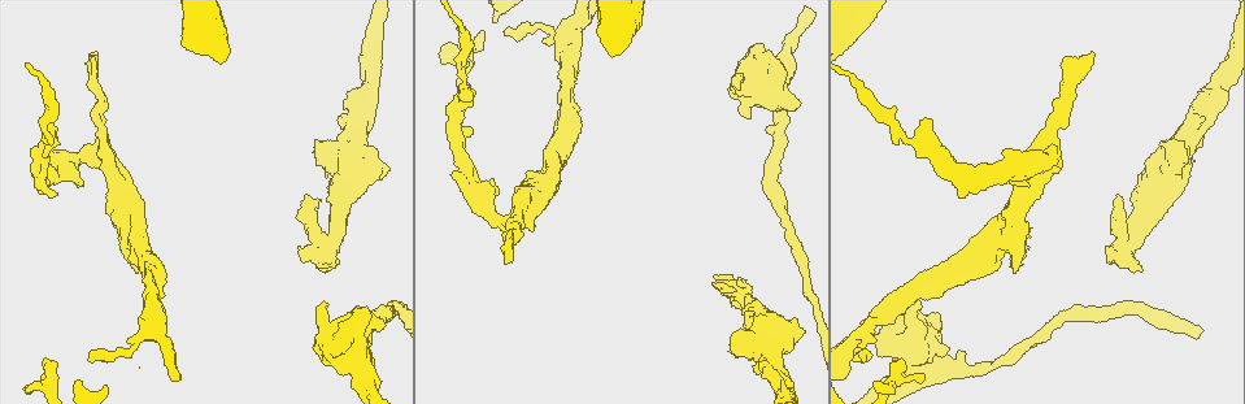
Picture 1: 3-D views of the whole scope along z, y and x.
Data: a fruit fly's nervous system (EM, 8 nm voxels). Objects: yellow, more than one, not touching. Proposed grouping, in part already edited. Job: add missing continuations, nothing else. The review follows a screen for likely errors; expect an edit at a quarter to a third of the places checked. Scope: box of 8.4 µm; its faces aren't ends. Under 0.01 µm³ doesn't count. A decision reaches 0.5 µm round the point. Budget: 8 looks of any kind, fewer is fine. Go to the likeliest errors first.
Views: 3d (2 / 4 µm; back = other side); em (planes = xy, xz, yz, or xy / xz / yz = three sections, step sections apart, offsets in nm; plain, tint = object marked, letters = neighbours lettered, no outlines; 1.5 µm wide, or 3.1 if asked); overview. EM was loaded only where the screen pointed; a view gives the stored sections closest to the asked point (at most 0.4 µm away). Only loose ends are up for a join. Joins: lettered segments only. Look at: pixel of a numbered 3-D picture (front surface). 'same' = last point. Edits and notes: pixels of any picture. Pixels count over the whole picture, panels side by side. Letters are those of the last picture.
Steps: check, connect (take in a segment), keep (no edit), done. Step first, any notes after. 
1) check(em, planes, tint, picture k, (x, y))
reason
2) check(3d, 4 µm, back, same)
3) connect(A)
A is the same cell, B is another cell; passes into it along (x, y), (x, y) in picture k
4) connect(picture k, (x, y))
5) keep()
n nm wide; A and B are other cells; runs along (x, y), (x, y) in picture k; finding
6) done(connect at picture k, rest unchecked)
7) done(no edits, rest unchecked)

check(3d, 4 µm, back, picture 1, (1163, 142))
stops while still wide

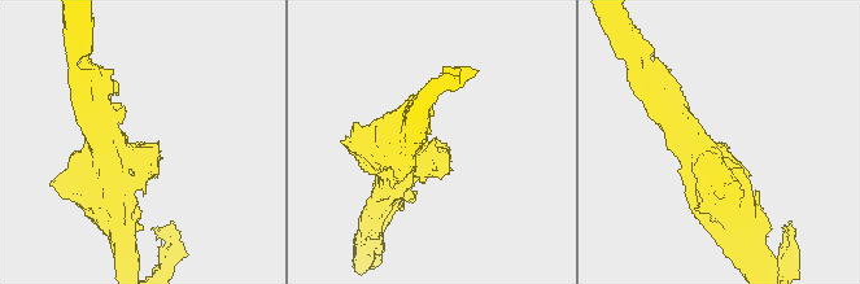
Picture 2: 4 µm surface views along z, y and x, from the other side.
check(em, yz, step 8, letters, picture 2, (437, 141))

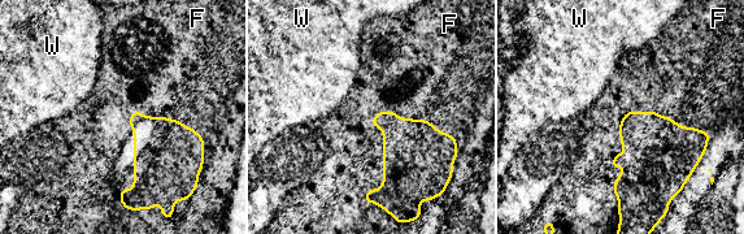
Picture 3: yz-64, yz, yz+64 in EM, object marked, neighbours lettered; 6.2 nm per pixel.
check(em, planes, letters, same)
cut it another way

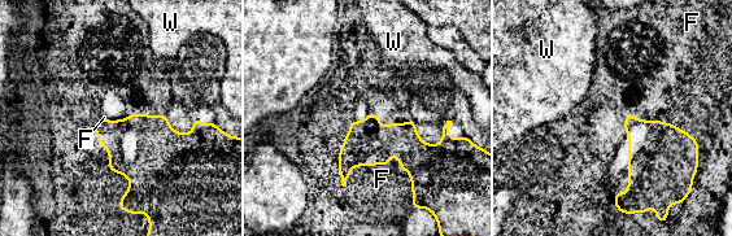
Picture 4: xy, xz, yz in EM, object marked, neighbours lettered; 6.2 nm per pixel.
keep()
F touches over 420 nm; F and W are other cells; border along (412, 178), (392, 151), (345, 186) in picture 4; no lettered segment goes on from it

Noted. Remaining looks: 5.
check(3d, 4 µm, picture 1, (755, 44))

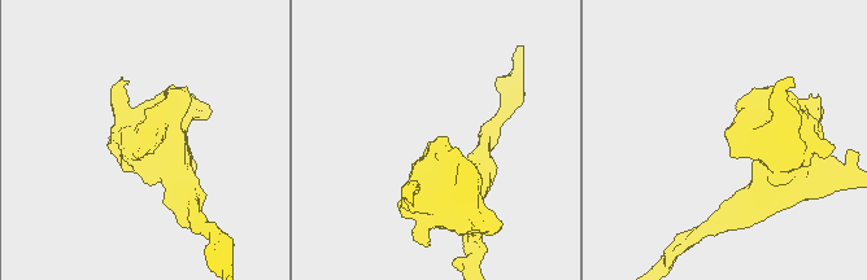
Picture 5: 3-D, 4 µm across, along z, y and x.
check(em, planes, letters, picture 5, (441, 138))

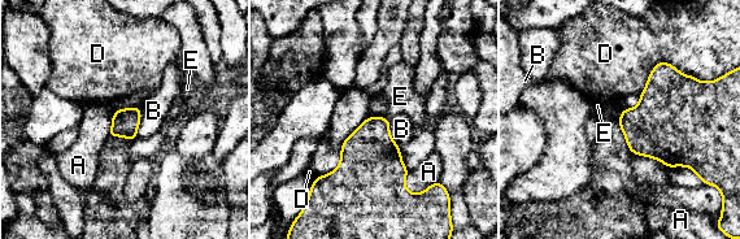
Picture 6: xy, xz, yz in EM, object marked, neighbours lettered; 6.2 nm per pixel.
keep()
A, B, D and E are other cells; border along (438, 181), (421, 192), (404, 186) in picture 6; none of them fits

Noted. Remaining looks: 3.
check(em, planes, tint, picture 1, (1032, 142))
branch stops here

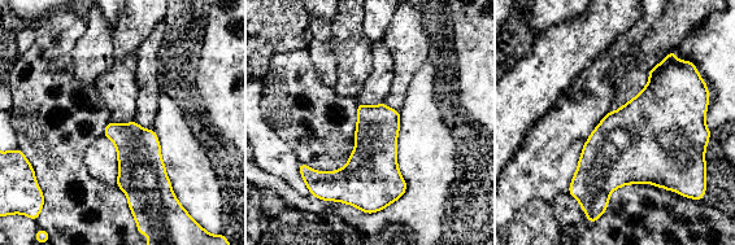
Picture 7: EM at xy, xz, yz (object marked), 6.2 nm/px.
check(em, planes, letters, same)

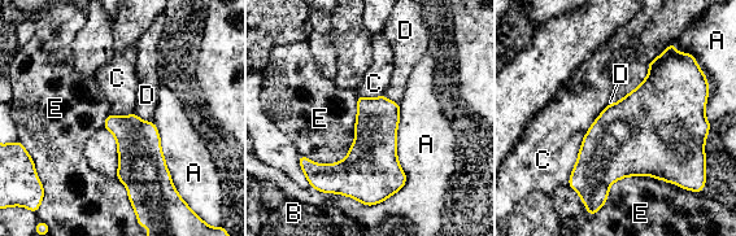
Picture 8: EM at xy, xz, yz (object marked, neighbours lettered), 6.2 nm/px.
keep()
A, B, C, D and E are other cells; border along (606, 104), (587, 131), (573, 166) in picture 8; none of them fits

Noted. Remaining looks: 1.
done(no edits, rest unchecked)

